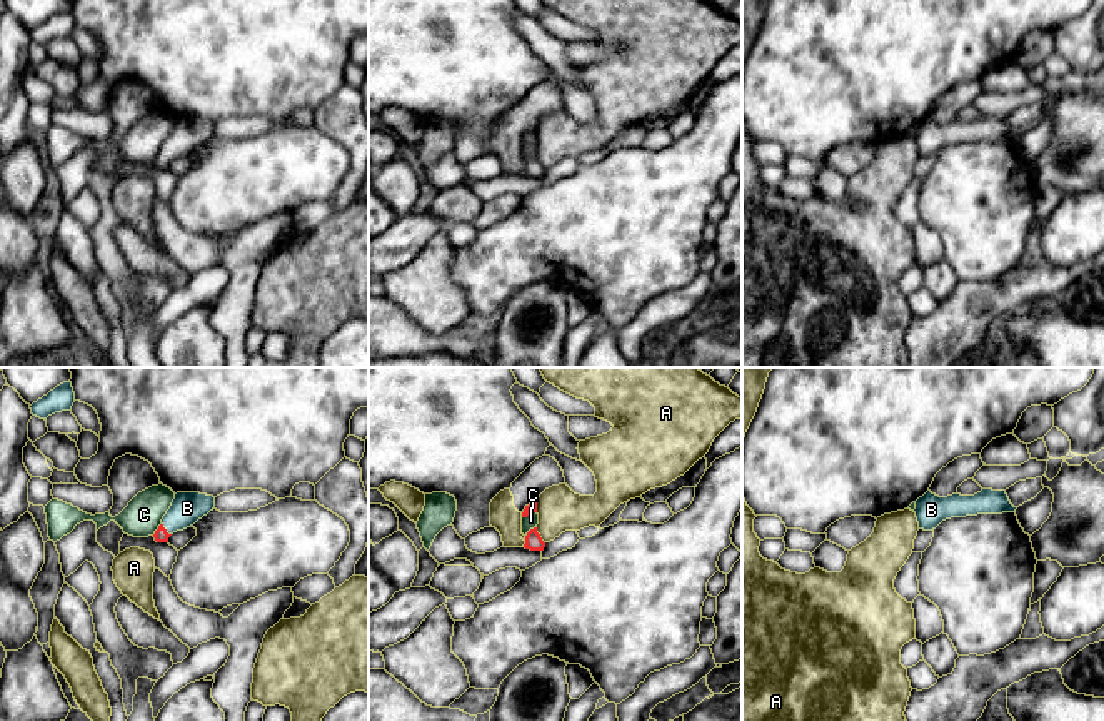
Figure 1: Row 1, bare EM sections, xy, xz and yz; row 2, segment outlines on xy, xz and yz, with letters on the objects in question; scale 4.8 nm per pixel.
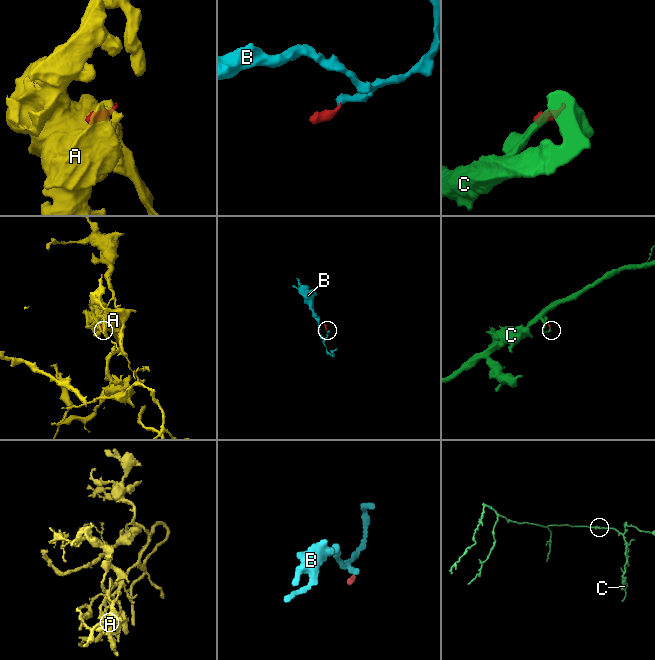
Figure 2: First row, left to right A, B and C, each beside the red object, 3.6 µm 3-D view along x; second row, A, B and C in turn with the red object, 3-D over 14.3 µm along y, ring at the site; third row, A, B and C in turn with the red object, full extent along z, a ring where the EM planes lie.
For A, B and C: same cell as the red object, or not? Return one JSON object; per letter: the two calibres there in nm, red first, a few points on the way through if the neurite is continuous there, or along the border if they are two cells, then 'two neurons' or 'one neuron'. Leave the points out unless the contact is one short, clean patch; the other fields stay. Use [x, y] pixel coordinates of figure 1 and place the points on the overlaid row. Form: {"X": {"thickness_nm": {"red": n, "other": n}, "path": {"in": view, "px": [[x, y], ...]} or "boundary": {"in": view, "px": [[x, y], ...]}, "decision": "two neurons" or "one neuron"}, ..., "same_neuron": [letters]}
{"A": {"thickness_nm": {"red": 80, "other": 220}, "decision": "two neurons"}, "B": {"thickness_nm": {"red": 70, "other": 160}, "path": {"in": "xy", "px": [[160, 534], [165, 529], [187, 508]]}, "decision": "one neuron"}, "C": {"thickness_nm": {"red": 80, "other": 70}, "boundary": {"in": "xz", "px": [[536, 526], [526, 536]]}, "decision": "two neurons"}, "same_neuron": ["B"]}

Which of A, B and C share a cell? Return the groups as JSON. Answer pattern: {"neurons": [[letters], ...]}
{"neurons": [["A"], ["B"], ["C"]]}

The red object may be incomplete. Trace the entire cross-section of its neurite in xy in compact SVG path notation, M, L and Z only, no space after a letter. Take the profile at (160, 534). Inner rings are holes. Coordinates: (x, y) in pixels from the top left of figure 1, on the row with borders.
M177 492L175 499L155 531L157 542L168 542L168 537L193 526L215 507L215 497L200 492Z

